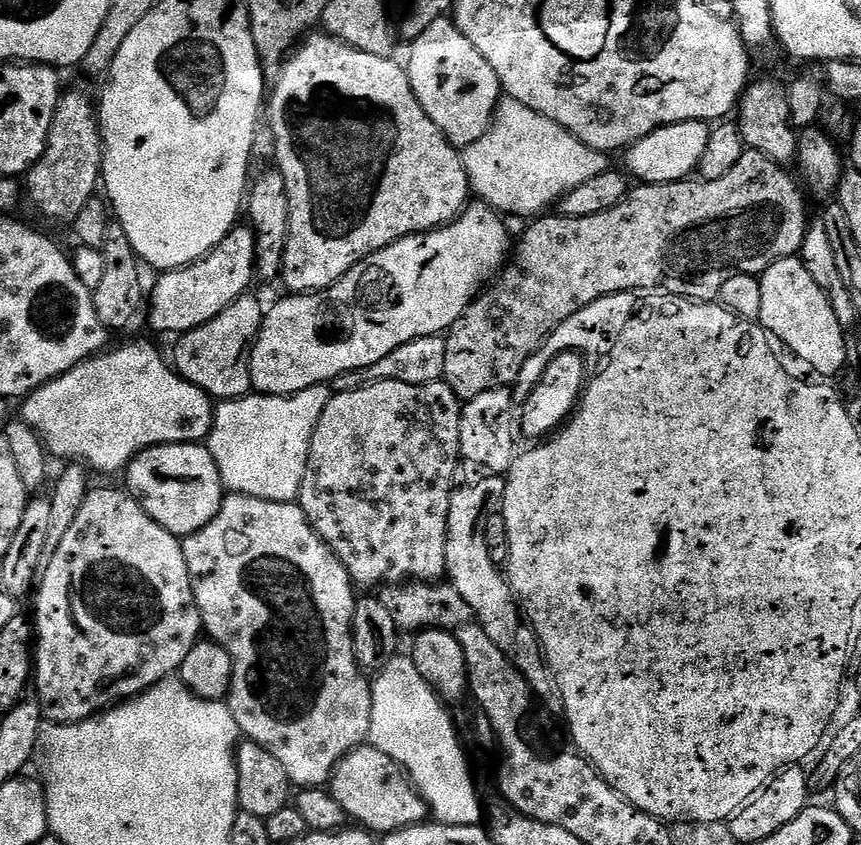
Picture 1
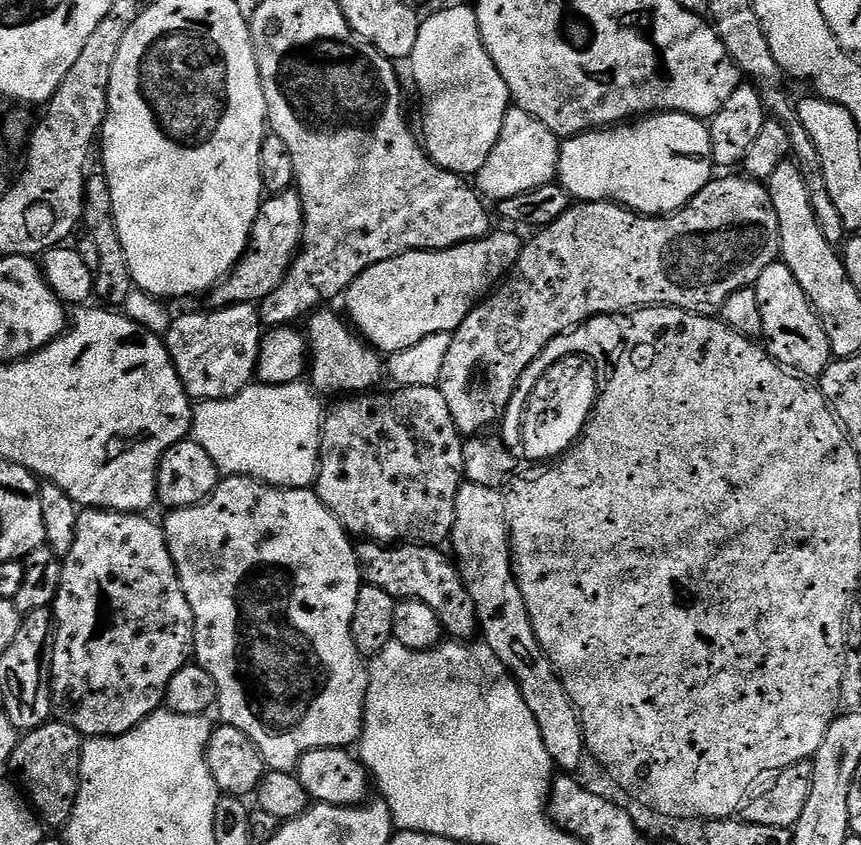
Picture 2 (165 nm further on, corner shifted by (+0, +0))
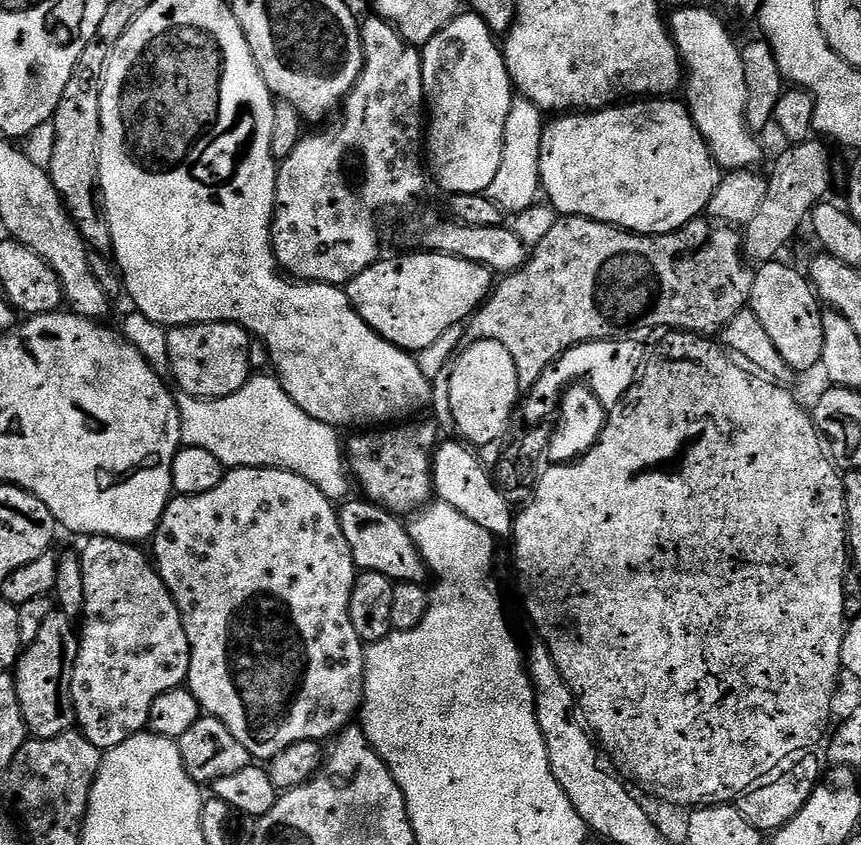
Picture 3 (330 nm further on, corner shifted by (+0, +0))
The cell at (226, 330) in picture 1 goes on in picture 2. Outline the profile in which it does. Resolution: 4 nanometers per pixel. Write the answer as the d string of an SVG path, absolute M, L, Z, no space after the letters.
M235 304L208 312L177 315L166 333L168 353L193 401L229 400L253 383L260 357L262 325L257 305Z

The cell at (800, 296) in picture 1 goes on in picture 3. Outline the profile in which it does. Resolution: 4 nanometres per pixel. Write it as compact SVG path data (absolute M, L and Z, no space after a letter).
M780 263L762 264L755 269L750 307L789 369L815 369L822 358L822 304L803 271L795 272L790 265Z

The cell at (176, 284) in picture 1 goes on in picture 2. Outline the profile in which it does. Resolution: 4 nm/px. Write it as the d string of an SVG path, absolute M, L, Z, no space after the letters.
M295 190L269 195L261 203L258 218L248 239L248 249L226 279L220 281L210 293L211 307L229 308L235 304L259 305L286 278L292 259L300 250L300 239L304 233L304 211L300 196Z

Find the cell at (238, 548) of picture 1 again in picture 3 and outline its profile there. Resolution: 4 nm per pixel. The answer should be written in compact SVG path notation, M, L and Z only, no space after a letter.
M234 468L225 471L224 480L218 482L214 490L206 490L206 494L197 496L173 495L169 499L162 518L156 524L150 552L157 572L184 618L186 638L192 651L186 687L198 698L201 709L222 721L226 730L230 730L230 734L234 734L234 738L250 750L252 757L260 762L271 762L275 756L282 754L282 750L298 742L324 742L327 736L335 737L355 721L352 720L355 716L357 719L364 702L366 651L364 641L358 638L358 630L354 630L354 622L350 622L350 596L358 569L350 554L346 534L342 534L337 505L328 500L326 494L314 486L314 482L281 468Z

